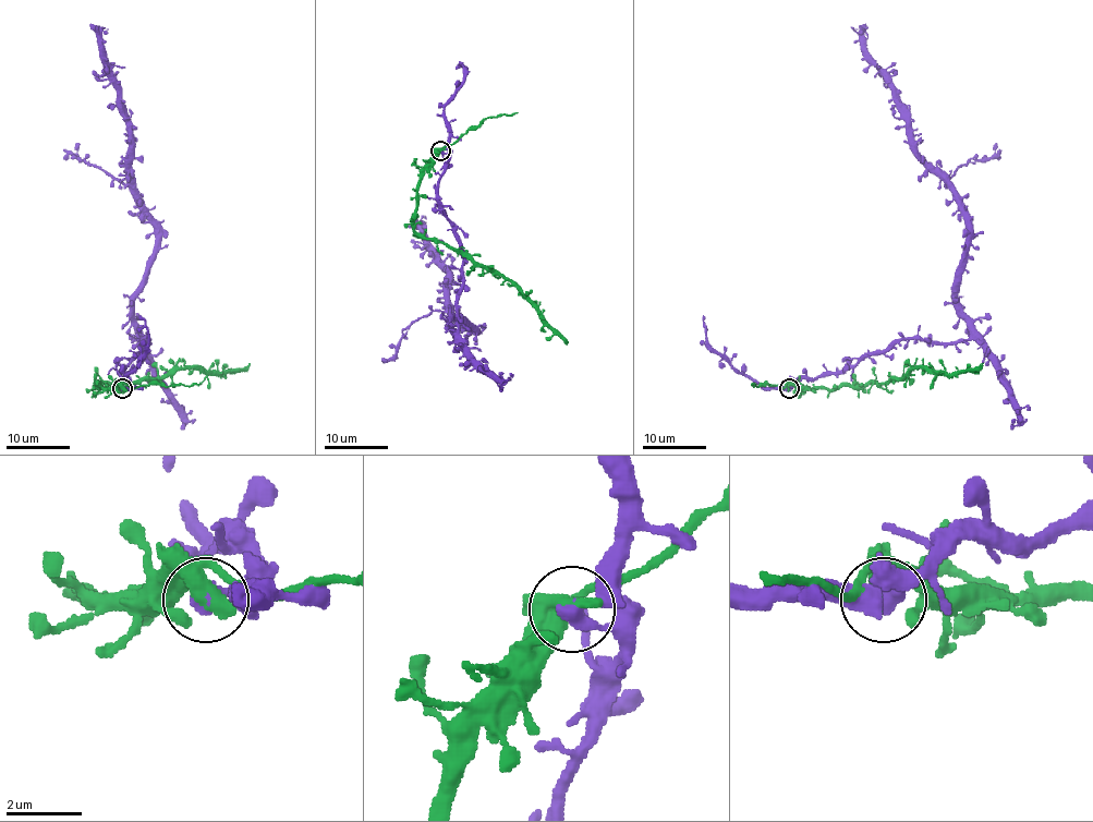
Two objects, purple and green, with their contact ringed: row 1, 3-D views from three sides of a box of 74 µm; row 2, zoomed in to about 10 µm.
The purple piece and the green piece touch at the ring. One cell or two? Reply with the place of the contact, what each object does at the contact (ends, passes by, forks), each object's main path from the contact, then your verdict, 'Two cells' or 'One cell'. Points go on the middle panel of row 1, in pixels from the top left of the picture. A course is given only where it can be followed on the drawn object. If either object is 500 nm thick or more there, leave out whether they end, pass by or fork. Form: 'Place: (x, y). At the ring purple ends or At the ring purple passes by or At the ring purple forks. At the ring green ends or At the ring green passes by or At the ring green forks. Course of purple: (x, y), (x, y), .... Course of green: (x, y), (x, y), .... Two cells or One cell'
Place: (440, 150). At the ring purple ends. At the ring green passes by. Course of purple: (441, 150), (438, 202), (463, 258), (452, 329), (474, 329), (408, 226). Course of green: (441, 150), (421, 181), (414, 230), (461, 250), (474, 261), (499, 272), (567, 345). Two cells

